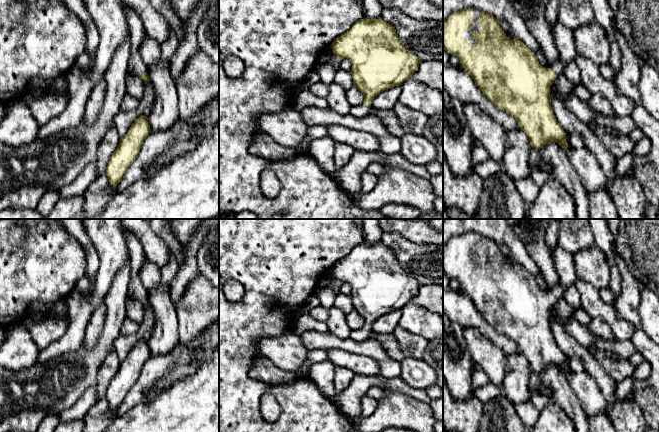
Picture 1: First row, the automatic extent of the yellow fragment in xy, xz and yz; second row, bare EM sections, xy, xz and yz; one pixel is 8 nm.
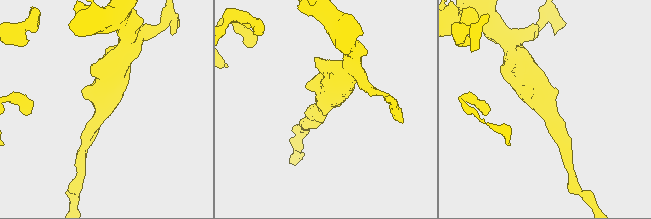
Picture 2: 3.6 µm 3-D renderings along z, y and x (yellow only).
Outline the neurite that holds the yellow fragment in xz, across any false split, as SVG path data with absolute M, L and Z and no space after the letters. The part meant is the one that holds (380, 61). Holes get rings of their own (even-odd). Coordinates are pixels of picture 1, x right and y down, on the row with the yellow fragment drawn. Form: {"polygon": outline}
{"polygon": "M381 17L357 21L331 45L334 55L351 61L353 85L364 95L364 102L361 105L351 106L349 114L355 118L366 117L372 108L374 97L385 90L401 86L419 68L418 57L404 46L394 27Z"}

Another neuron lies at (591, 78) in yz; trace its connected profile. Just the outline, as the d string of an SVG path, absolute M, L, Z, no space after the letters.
M576 54L574 61L580 69L581 83L591 94L600 94L606 98L616 116L621 118L633 116L635 101L620 94L614 80L604 79L600 74L598 65L581 54Z

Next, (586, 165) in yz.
M566 134L566 142L570 163L578 174L586 193L604 190L609 183L596 156L585 146L579 149L573 148L569 143L568 134Z

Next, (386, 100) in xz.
M395 86L373 98L371 107L376 110L393 110L399 102L401 86Z

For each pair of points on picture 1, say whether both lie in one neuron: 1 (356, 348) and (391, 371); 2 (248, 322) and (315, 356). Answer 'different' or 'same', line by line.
1: same
2: different

